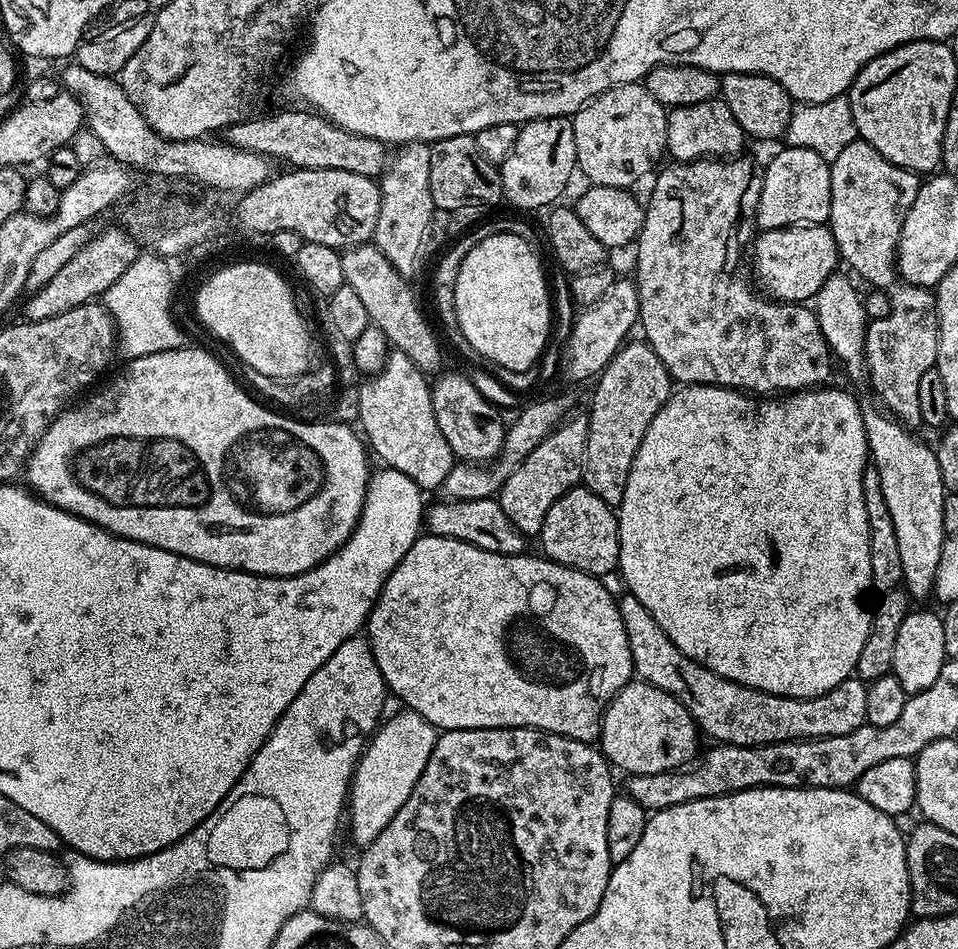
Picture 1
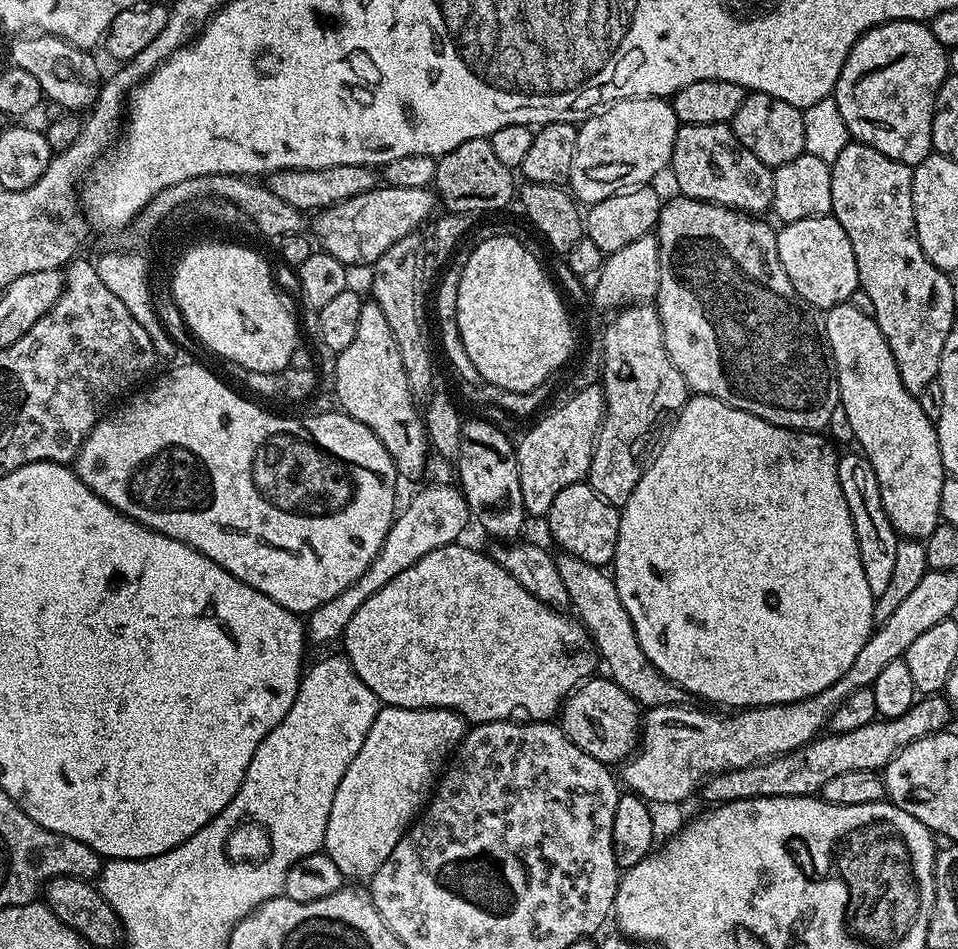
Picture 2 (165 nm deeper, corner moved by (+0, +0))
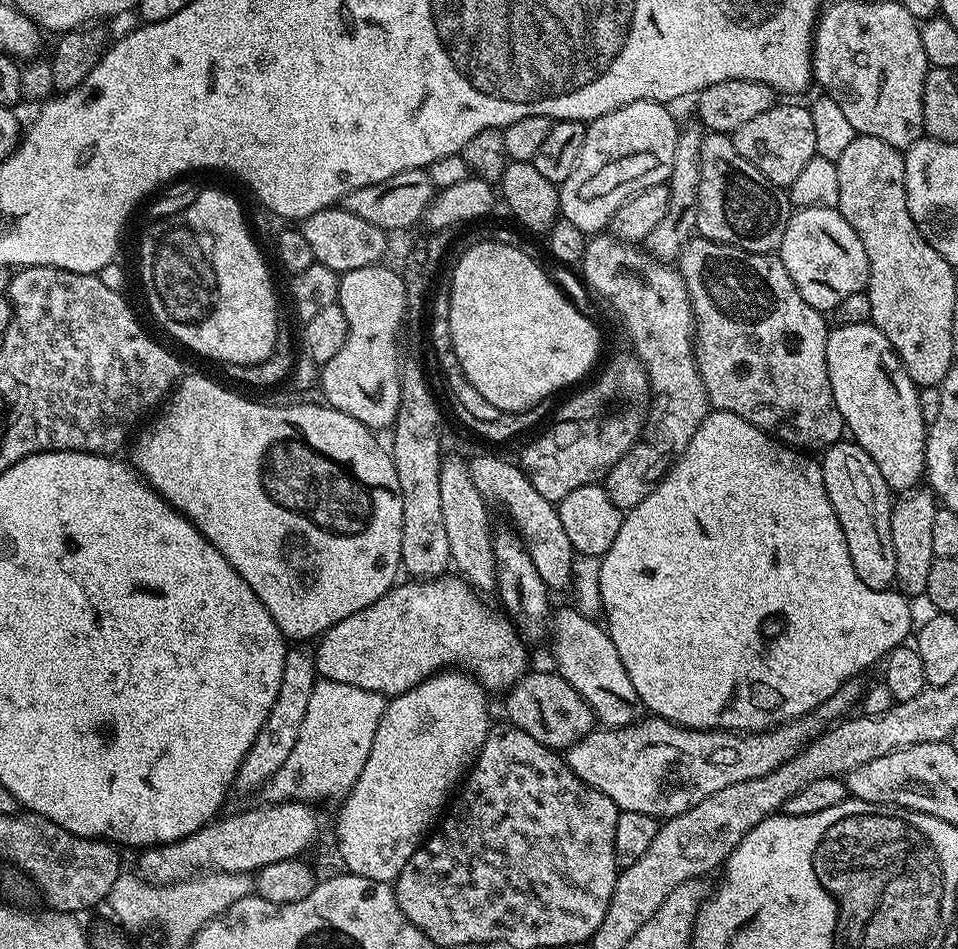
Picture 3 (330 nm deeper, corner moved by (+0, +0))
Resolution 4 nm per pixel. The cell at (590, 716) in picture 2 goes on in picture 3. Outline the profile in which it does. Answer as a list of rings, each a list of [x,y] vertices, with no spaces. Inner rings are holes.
[[[529,671],[514,687],[508,689],[504,700],[507,723],[520,728],[534,742],[553,750],[567,750],[587,736],[594,728],[592,707],[555,671]]]

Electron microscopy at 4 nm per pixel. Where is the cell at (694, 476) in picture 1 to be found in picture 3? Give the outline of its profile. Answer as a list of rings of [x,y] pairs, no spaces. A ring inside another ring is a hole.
[[[712,410],[709,411],[708,416],[702,422],[702,426],[698,426],[698,430],[694,430],[694,438],[690,438],[686,450],[679,453],[671,461],[668,471],[664,474],[664,479],[653,488],[650,494],[646,494],[646,498],[642,498],[642,502],[638,502],[636,508],[629,508],[624,512],[624,521],[618,530],[618,538],[614,538],[614,546],[610,546],[610,550],[600,561],[600,607],[603,623],[614,642],[614,650],[618,650],[618,658],[622,658],[622,666],[626,668],[626,674],[630,676],[630,682],[634,684],[634,690],[638,694],[641,705],[647,711],[649,708],[652,711],[649,713],[653,717],[668,720],[671,724],[681,724],[683,728],[699,728],[701,732],[713,730],[739,732],[741,734],[766,732],[768,729],[776,727],[777,724],[785,724],[787,720],[797,720],[798,717],[814,711],[819,704],[826,702],[826,698],[830,698],[830,694],[838,691],[845,682],[857,679],[861,675],[859,672],[866,671],[875,660],[876,663],[883,661],[889,652],[901,647],[907,641],[904,639],[907,638],[908,631],[910,631],[909,636],[913,631],[912,608],[908,605],[911,604],[909,597],[899,590],[875,592],[870,590],[870,586],[866,586],[866,582],[862,582],[862,578],[858,578],[858,570],[854,570],[854,562],[850,562],[850,550],[846,546],[846,534],[842,534],[838,514],[834,514],[834,506],[830,506],[830,498],[826,494],[821,461],[819,459],[811,460],[808,456],[811,455],[807,451],[797,450],[777,440],[775,435],[766,433],[758,426],[738,418],[738,414]]]

